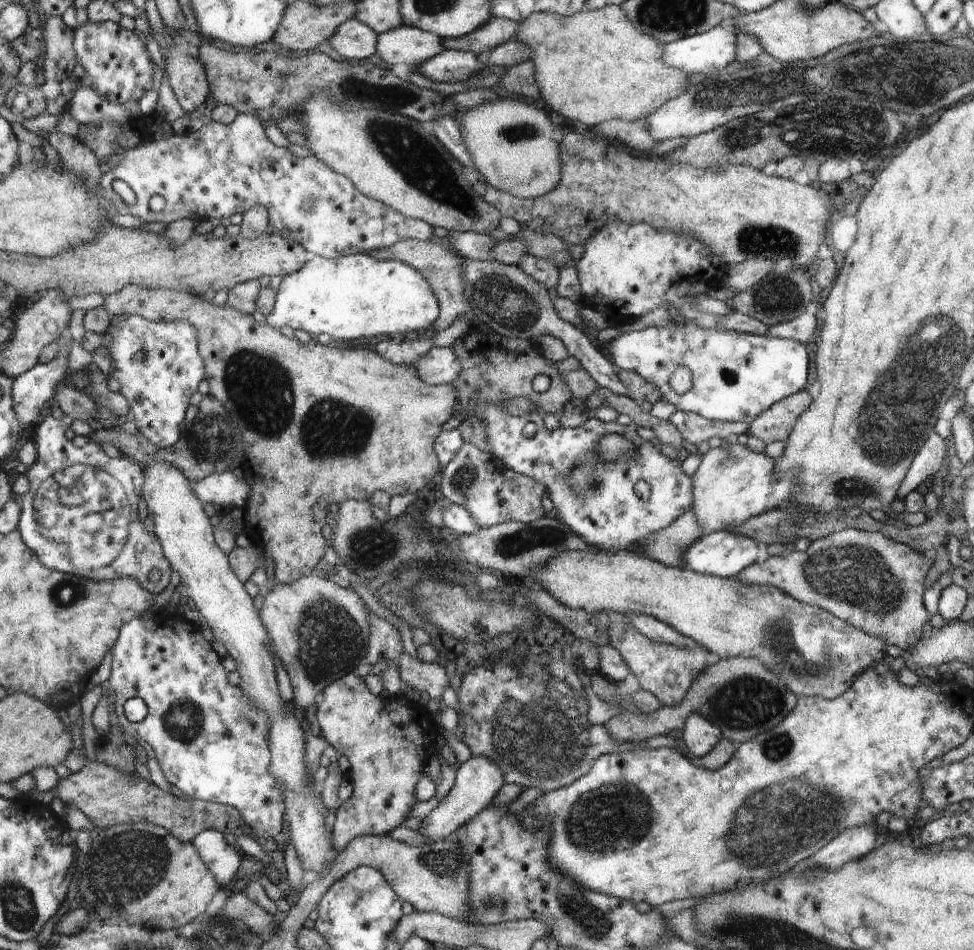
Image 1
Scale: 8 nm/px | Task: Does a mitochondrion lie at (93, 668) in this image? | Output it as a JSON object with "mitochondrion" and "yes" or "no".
{"mitochondrion":"no"}

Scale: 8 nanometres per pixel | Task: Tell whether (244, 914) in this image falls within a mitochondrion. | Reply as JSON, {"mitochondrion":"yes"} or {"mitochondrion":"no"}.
{"mitochondrion":"yes"}

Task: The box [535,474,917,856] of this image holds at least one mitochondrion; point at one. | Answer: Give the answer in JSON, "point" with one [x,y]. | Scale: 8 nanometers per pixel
{"point":[860,575]}

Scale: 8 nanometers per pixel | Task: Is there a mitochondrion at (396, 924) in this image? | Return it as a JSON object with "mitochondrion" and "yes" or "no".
{"mitochondrion":"no"}

